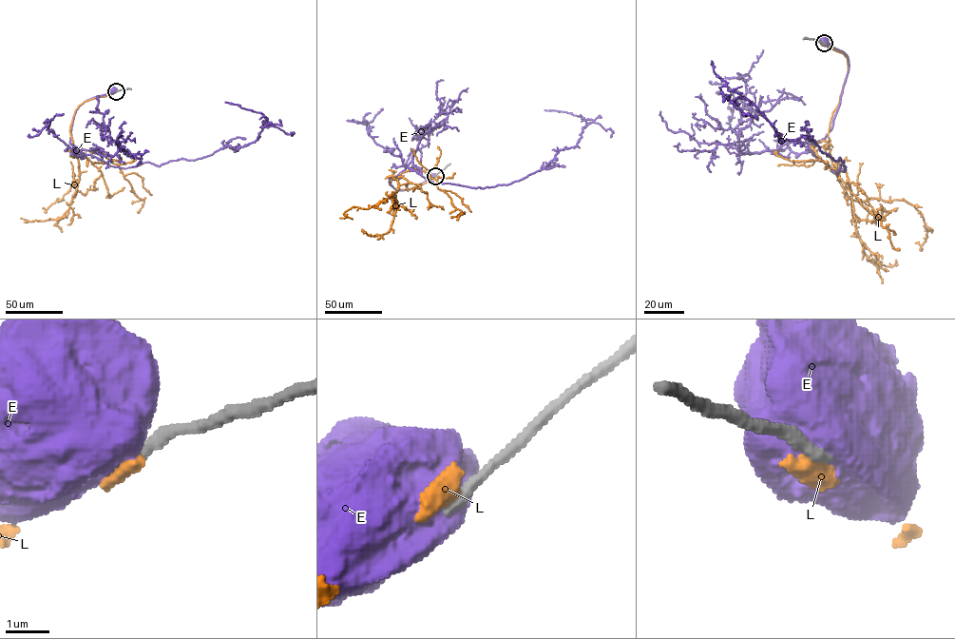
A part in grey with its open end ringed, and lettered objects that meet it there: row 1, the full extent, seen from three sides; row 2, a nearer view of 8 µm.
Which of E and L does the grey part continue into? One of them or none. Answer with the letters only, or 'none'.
none

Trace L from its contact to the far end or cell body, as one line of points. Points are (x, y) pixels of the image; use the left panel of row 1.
L: (116, 91), (78, 106), (69, 131), (76, 153), (82, 148), (101, 152), (118, 164), (143, 201), (137, 212)

